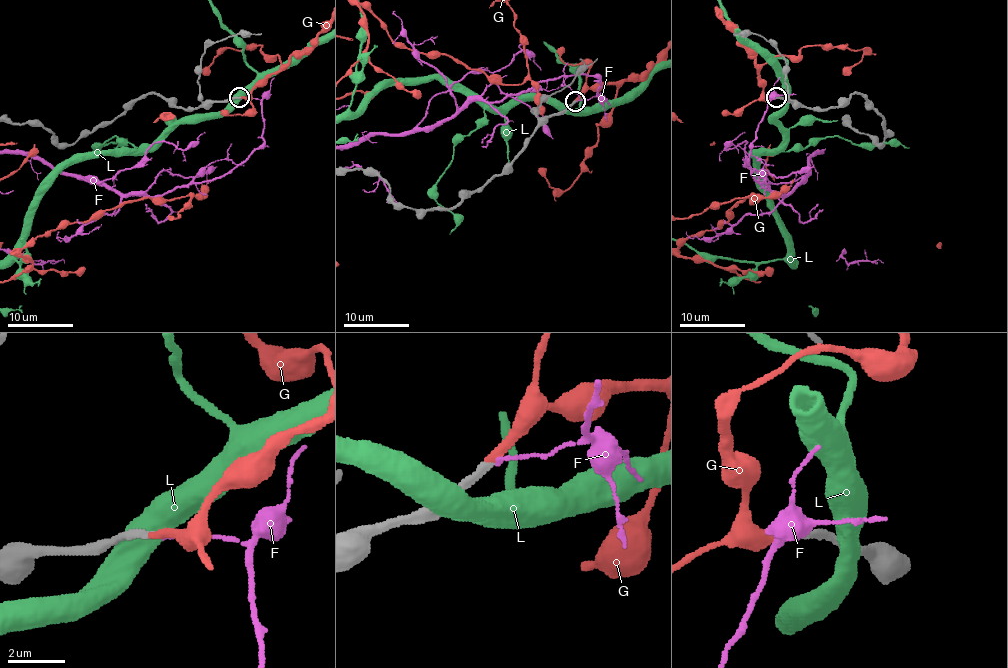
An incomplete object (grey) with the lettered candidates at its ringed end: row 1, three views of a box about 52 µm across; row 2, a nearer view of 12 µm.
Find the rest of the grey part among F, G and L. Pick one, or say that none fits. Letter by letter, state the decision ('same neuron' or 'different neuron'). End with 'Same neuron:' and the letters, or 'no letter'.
F: different neuron
G: same neuron
L: different neuron
Same neuron: G

